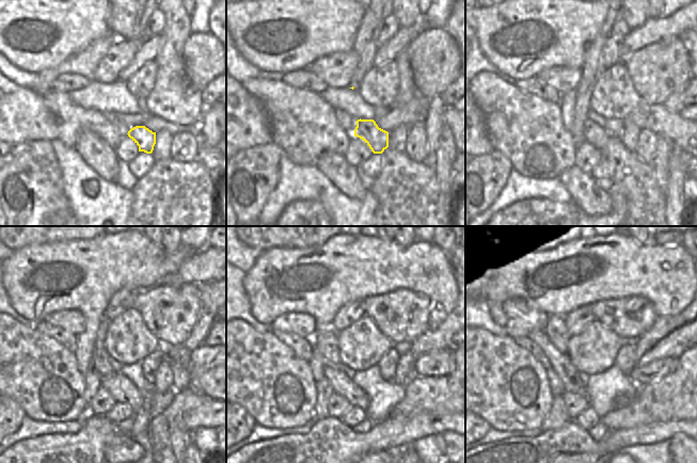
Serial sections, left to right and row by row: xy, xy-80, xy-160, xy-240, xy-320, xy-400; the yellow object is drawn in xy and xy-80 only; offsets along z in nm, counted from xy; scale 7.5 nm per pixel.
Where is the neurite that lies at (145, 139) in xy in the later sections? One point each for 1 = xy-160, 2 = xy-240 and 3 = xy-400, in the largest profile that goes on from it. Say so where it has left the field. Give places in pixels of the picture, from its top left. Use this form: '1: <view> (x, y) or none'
1: xy-160 (592, 133)
2: xy-240 (100, 363)
3: xy-400 (555, 330)

